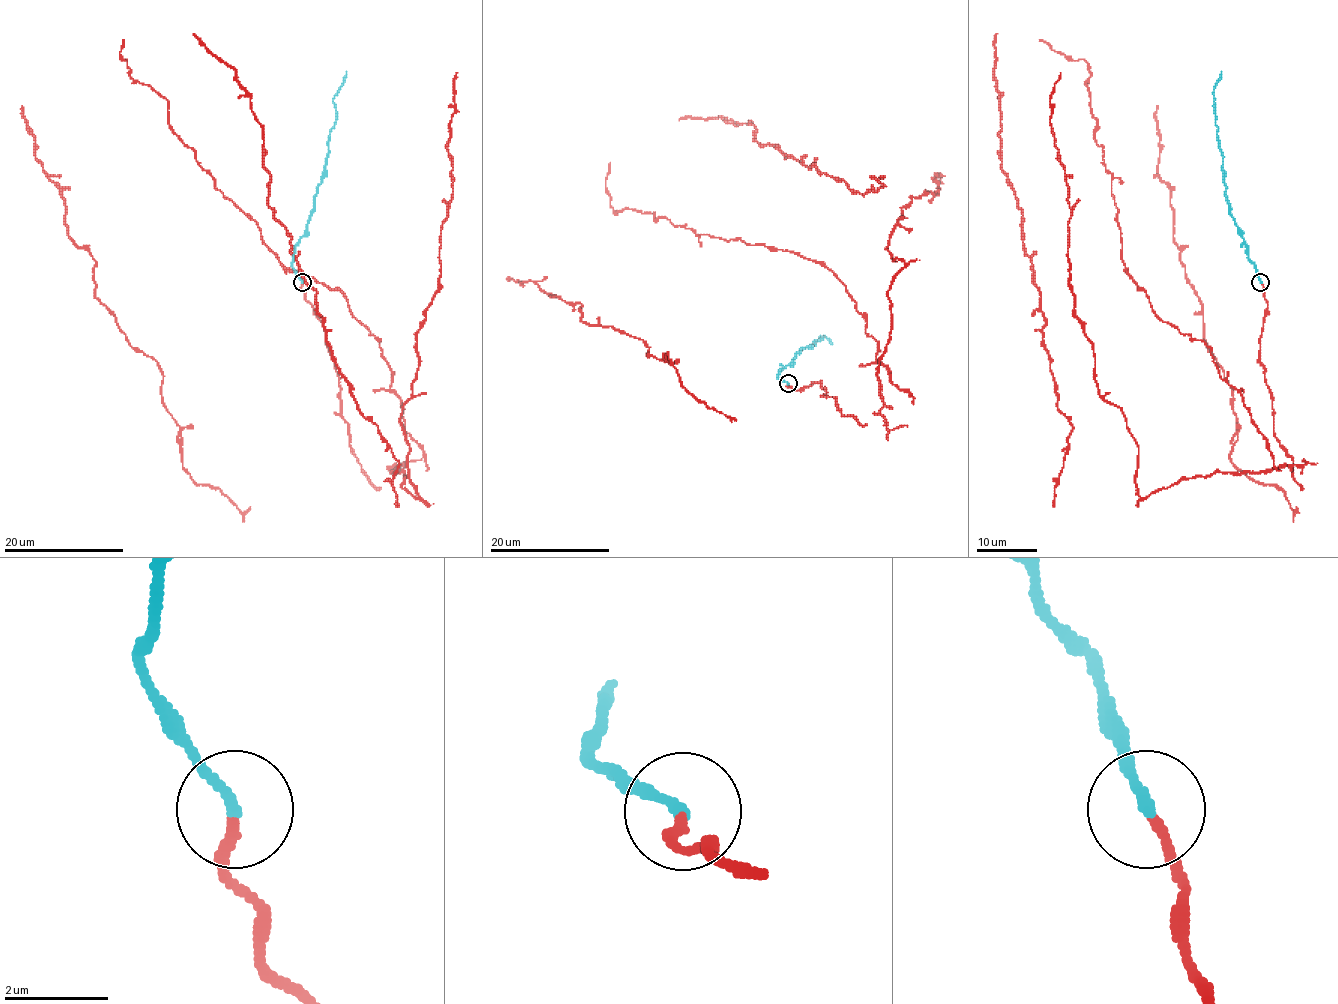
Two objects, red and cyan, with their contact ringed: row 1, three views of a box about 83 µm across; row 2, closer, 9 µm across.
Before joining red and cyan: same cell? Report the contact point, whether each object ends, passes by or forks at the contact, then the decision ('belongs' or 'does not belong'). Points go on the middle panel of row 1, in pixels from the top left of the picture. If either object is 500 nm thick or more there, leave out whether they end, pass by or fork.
at (788, 383); red ends there; cyan ends there; belongs

